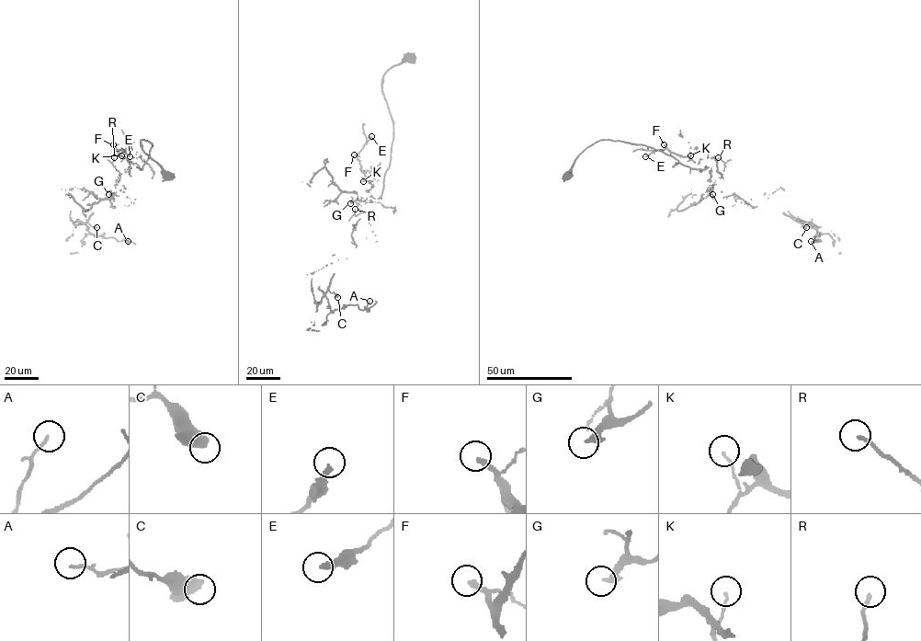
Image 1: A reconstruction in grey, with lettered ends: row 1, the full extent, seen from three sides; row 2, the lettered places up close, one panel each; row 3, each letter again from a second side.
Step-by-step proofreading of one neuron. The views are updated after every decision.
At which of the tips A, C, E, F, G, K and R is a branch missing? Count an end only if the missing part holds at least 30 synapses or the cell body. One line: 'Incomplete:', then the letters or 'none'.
Incomplete: none

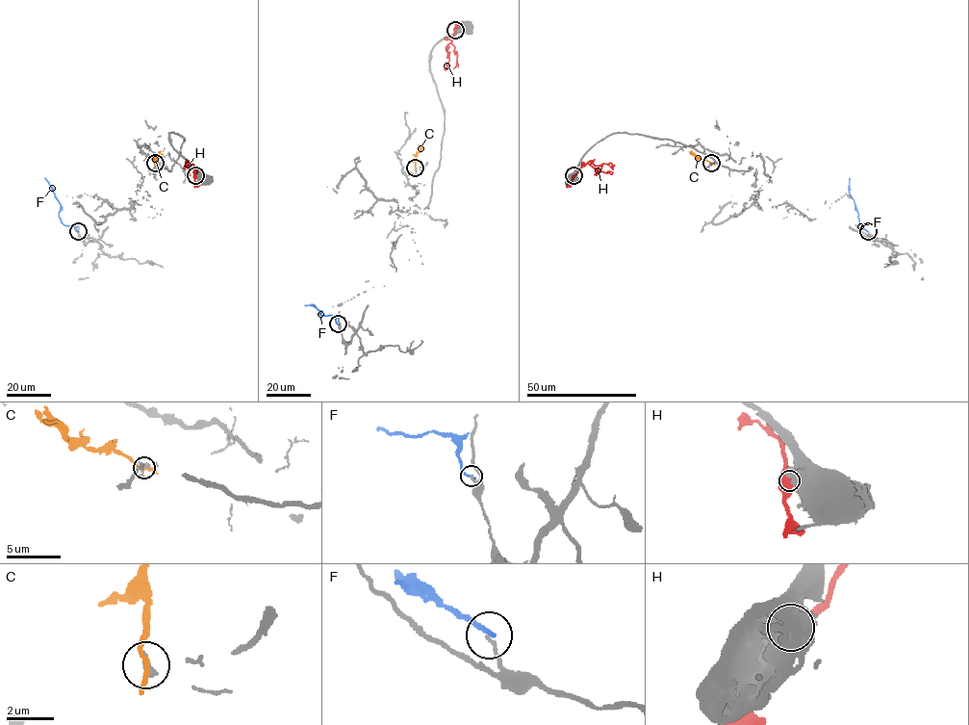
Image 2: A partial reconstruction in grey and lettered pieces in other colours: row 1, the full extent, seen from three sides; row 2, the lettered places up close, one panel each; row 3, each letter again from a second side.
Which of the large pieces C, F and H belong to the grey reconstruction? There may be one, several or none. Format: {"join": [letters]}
{"join": []}

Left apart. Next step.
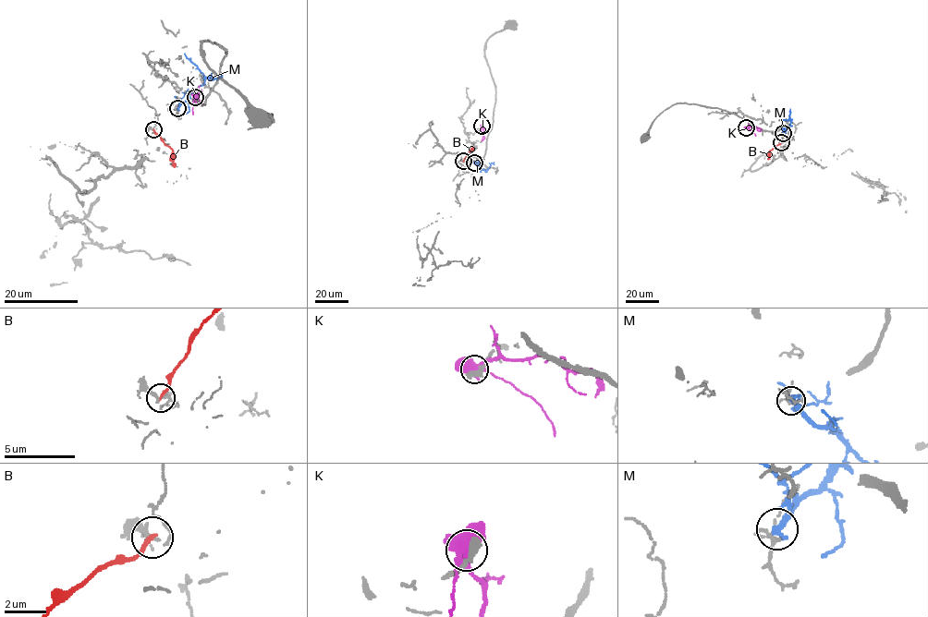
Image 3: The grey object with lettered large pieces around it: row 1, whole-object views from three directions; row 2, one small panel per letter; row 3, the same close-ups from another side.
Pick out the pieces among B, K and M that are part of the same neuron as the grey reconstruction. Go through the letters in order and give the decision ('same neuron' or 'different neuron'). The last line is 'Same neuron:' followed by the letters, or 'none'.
B: different neuron
K: different neuron
M: different neuron
Same neuron: none

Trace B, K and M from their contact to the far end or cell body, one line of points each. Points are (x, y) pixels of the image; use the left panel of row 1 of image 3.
B: (152, 129), (172, 151), (174, 167)
K: (195, 97), (198, 93), (195, 104)
M: (177, 108), (204, 81), (201, 70), (184, 54)

